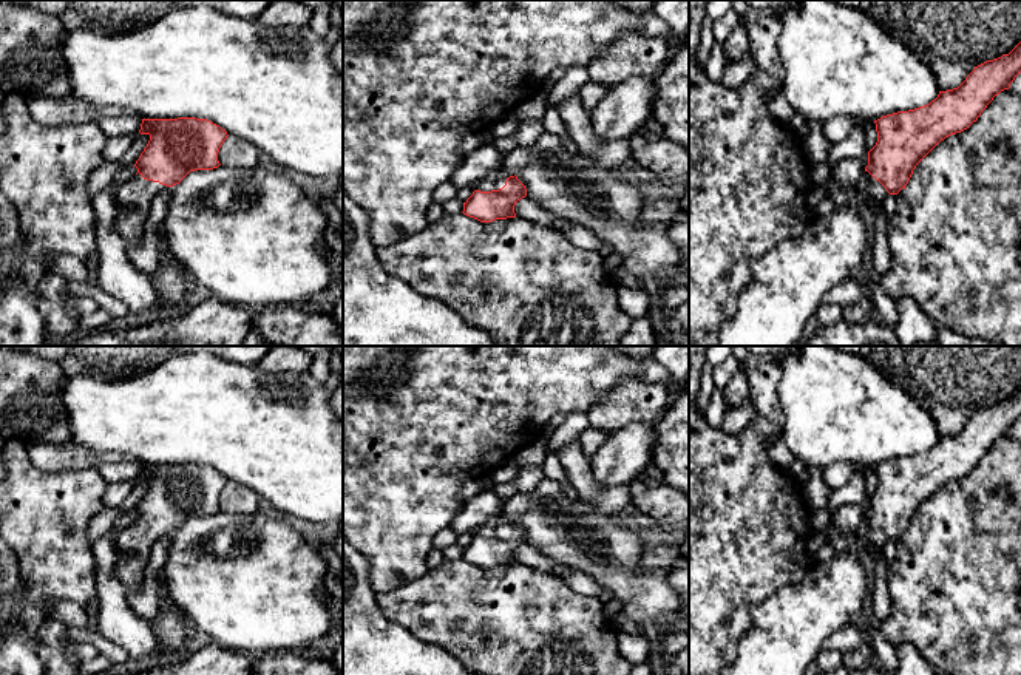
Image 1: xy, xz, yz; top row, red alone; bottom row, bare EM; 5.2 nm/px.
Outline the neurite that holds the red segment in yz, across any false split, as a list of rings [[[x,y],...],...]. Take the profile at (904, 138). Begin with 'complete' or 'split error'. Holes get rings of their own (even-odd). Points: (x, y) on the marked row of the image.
split error | [[[1021,42],[998,59],[973,68],[953,90],[939,91],[930,103],[874,120],[877,142],[856,192],[870,209],[897,195],[916,165],[945,137],[967,130],[1021,73]]]

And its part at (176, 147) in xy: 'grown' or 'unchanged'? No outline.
grown

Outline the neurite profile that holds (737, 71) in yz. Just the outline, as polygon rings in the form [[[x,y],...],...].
[[[752,57],[726,62],[721,83],[726,88],[738,88],[757,73],[757,65]]]

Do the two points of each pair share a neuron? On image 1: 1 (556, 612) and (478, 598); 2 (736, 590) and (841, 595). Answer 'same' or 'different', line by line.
1: same
2: different

